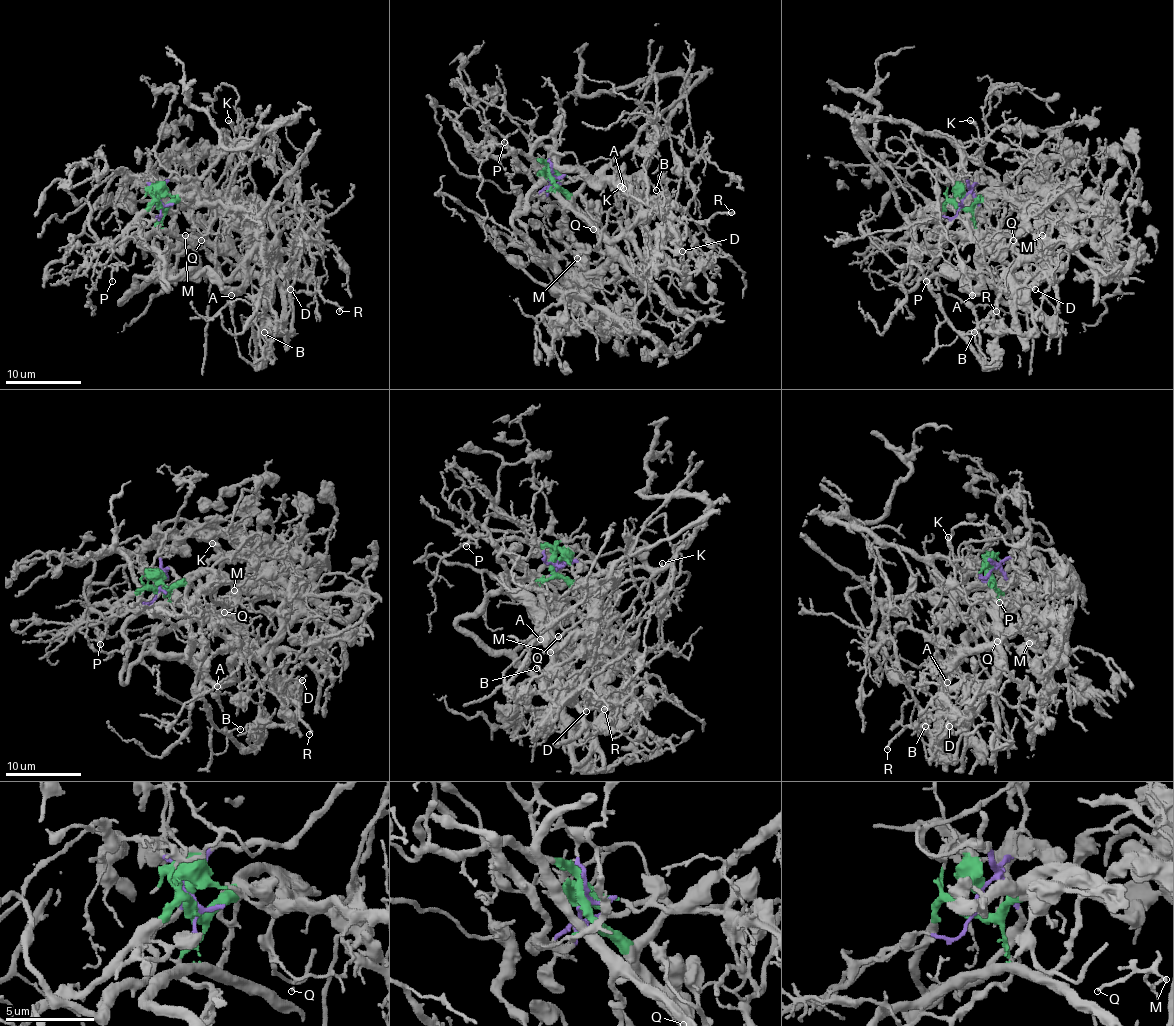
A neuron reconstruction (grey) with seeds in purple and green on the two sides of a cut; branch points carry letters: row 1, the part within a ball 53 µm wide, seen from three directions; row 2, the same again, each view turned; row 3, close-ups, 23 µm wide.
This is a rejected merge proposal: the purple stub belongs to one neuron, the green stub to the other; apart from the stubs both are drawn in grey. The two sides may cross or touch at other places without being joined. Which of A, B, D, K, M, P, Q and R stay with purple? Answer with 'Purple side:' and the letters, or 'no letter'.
Purple side: K

